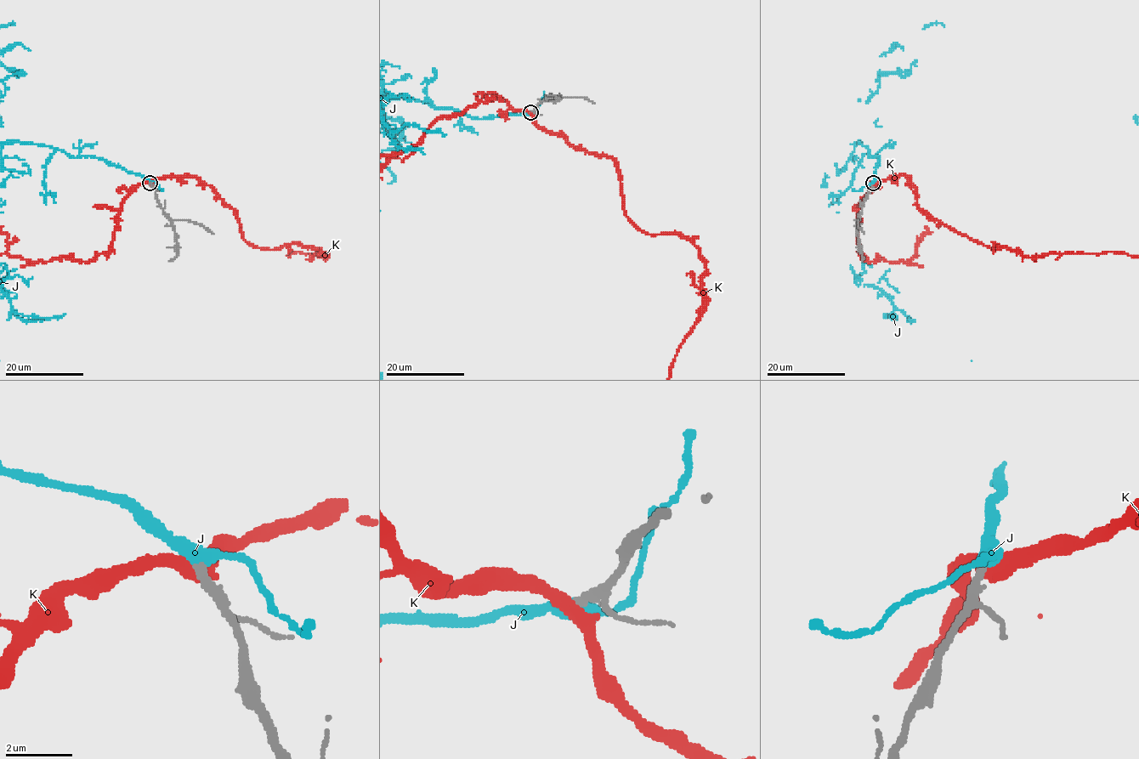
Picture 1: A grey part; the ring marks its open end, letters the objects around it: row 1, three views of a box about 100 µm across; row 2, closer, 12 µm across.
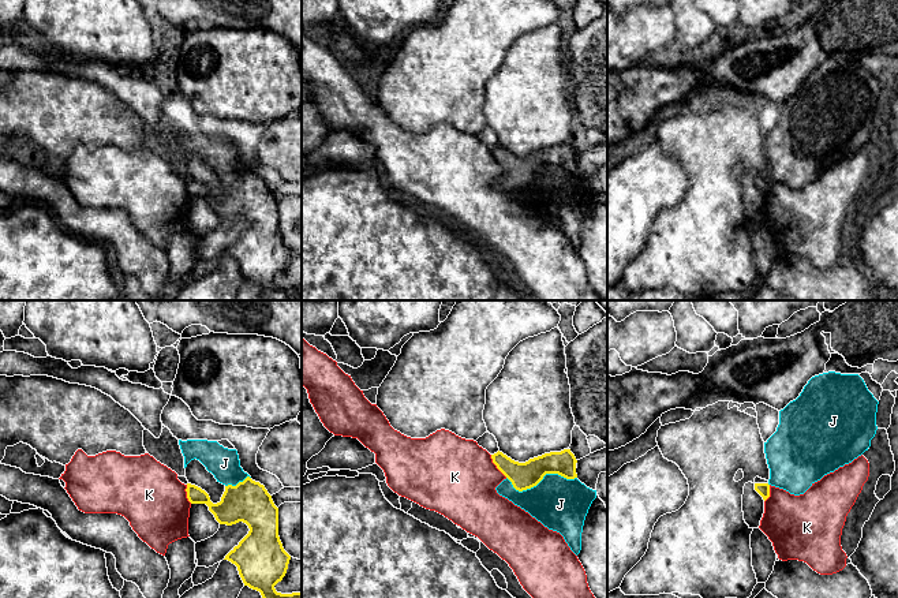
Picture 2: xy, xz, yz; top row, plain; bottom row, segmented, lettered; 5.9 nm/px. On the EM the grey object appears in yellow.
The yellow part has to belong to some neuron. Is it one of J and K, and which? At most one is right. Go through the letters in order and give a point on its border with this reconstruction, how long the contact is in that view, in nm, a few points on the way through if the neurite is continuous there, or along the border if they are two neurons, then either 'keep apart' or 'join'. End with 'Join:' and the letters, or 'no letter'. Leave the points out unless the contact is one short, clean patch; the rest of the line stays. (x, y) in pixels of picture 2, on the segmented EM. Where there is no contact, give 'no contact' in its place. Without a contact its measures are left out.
J: xz (541, 479) | 420 nm | join
K: xz (496, 464) | 170 nm | keep apart
Join: J

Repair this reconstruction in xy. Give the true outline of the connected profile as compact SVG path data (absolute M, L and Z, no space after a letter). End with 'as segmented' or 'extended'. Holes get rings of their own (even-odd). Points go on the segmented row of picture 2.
M179 440L179 445L184 468L197 459L225 486L221 501L213 504L205 490L187 483L188 501L206 504L220 524L243 522L250 528L224 558L237 567L244 586L259 591L262 598L302 598L302 593L281 594L274 588L291 560L278 537L278 508L265 486L243 471L237 451L207 440Z; extended

